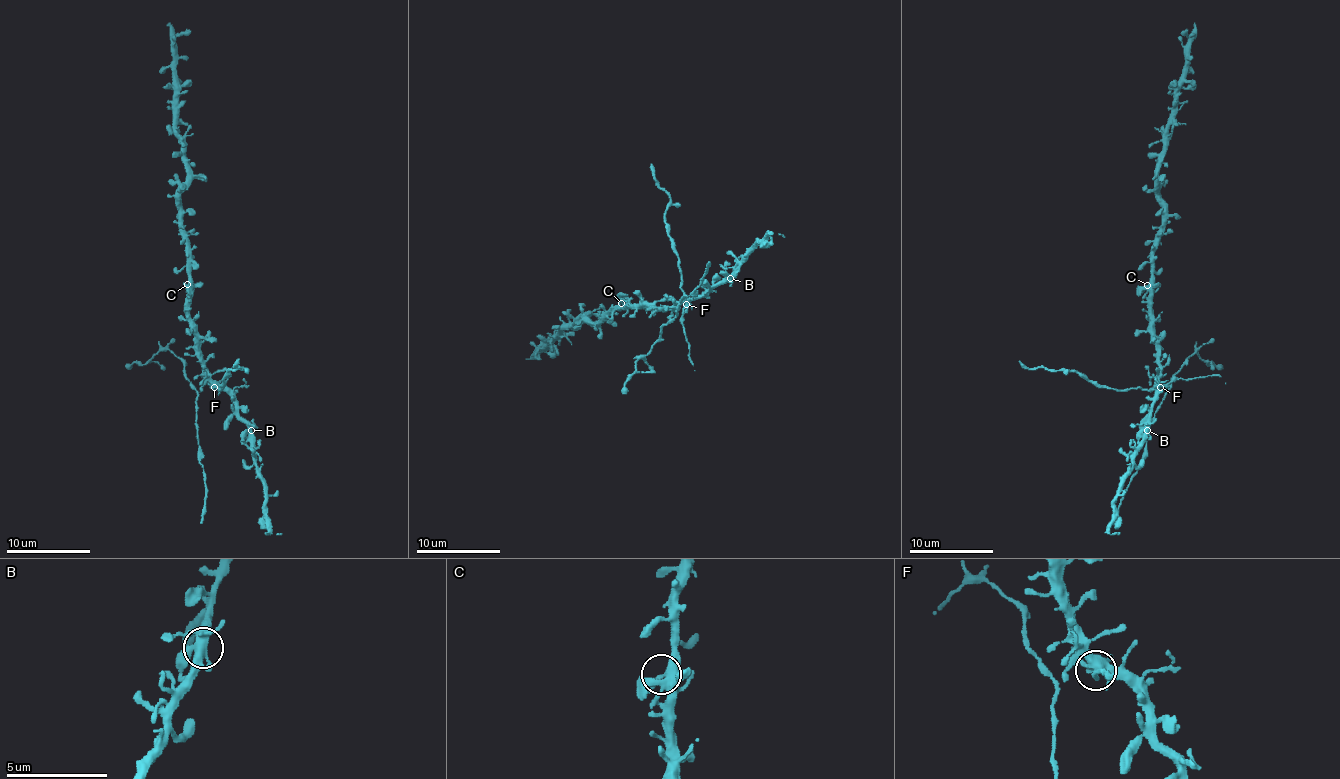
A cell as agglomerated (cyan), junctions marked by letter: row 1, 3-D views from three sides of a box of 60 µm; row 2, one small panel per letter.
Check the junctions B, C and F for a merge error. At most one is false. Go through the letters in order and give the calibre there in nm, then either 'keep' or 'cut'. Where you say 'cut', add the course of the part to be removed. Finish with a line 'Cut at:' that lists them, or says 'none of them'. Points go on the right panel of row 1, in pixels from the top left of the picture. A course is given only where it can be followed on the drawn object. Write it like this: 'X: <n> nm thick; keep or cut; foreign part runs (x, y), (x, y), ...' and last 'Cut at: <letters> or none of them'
B: 400 nm thick; keep
C: 360 nm thick; keep
F: 380 nm thick; keep
Cut at: none of them

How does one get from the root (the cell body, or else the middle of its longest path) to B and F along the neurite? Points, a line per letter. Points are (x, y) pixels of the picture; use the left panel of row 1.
B: (189, 293), (189, 326), (194, 337), (196, 358), (206, 374), (233, 397), (239, 418), (252, 431)
F: (189, 293), (189, 326), (194, 337), (196, 358), (202, 366), (202, 374), (213, 387)

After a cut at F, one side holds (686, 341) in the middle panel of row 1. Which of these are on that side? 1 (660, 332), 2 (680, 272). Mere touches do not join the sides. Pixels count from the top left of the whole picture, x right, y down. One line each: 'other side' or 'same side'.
1: other side
2: same side

